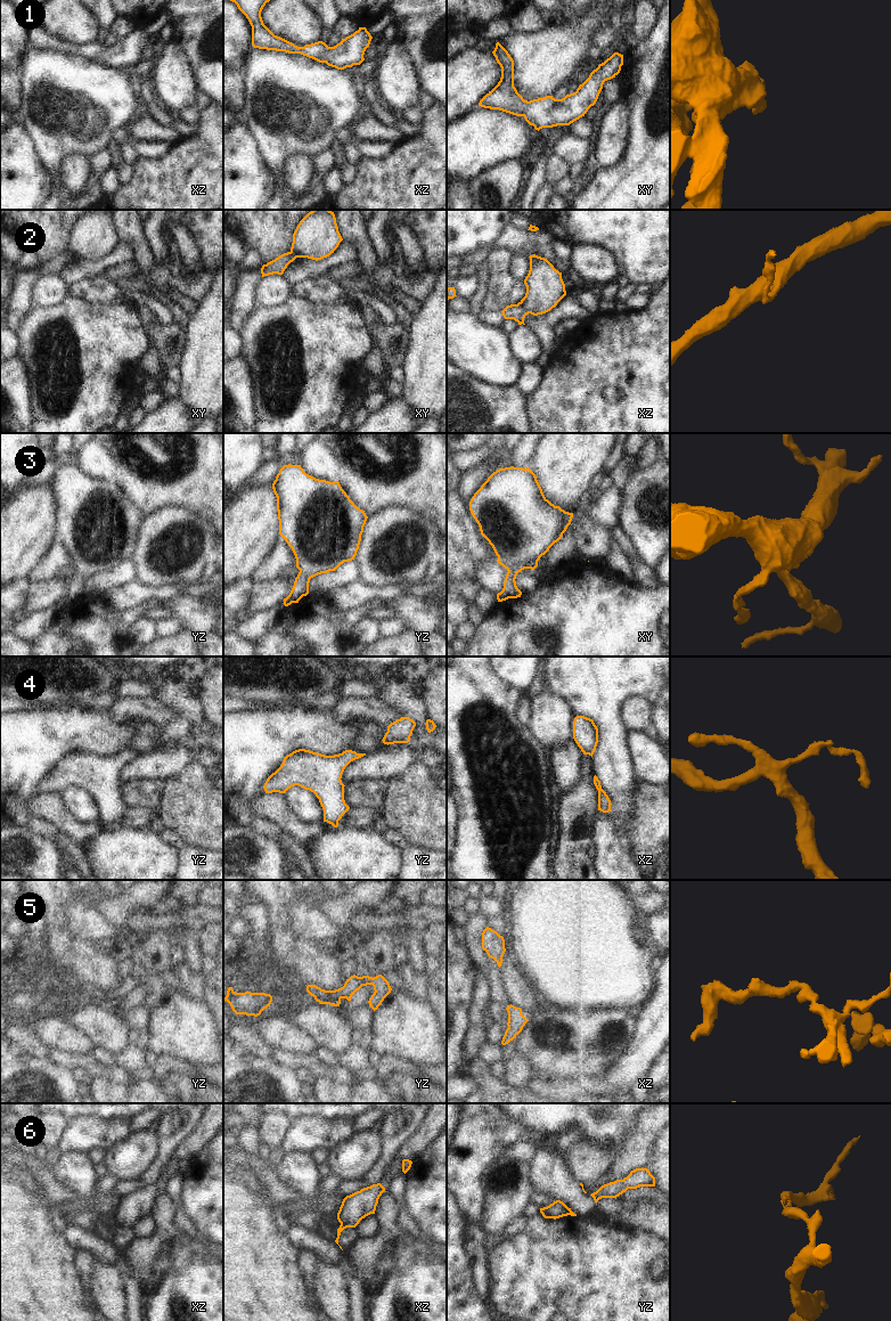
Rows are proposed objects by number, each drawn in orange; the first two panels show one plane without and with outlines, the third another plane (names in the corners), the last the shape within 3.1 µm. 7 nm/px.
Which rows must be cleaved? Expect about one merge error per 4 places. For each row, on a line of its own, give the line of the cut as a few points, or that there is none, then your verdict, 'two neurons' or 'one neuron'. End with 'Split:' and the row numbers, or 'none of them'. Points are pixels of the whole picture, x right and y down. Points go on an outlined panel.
1: cut none; one neuron
2: cut none; one neuron
3: cut none; one neuron
4: cut none; one neuron
5: cut none; one neuron
6: cut xz (341, 1224), (349, 1226); two neurons
Split: 6

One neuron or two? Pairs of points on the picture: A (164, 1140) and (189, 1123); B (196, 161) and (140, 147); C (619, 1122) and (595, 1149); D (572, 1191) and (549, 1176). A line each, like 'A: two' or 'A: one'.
A: one
B: two
C: two
D: one

